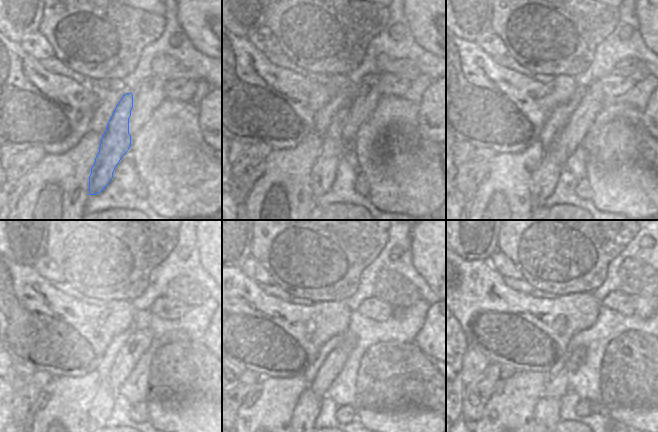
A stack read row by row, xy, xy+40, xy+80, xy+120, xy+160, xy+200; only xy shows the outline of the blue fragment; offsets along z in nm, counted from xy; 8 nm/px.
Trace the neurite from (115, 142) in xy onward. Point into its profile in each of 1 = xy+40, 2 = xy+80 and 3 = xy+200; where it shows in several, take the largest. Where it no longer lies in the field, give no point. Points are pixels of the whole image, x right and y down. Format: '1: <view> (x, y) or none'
1: xy+40 (322, 175)
2: xy+80 (544, 178)
3: xy+200 (524, 420)

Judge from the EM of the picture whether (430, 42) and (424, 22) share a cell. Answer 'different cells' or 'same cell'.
same cell

